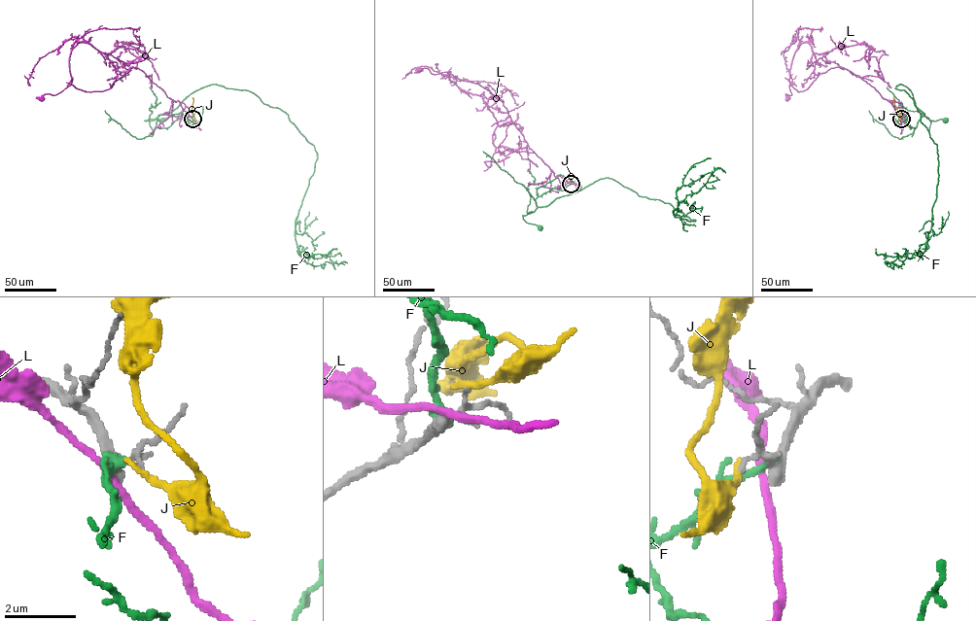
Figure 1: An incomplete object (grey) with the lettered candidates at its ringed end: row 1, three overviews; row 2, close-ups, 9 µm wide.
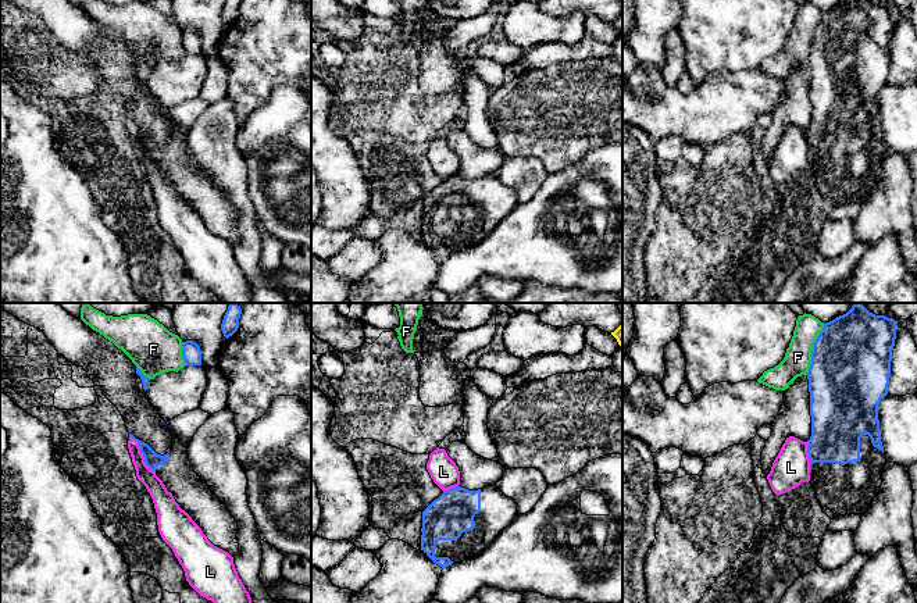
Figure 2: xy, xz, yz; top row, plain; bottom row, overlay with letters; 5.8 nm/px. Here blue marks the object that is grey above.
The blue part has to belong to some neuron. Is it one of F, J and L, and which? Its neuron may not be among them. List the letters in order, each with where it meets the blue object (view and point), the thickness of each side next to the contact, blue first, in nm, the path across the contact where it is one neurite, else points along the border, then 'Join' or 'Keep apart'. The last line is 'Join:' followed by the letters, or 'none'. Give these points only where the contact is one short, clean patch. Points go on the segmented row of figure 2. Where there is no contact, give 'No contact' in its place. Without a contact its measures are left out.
F: Touches blue at yz (813, 349). Thickness 460 nm (blue) against 160 nm. Keep apart
J: No contact. Keep apart
L: Touches blue at xy (141, 452). Thickness 90 nm (blue) against 100 nm. Boundary: xy (129, 436), (138, 442), (143, 461), (154, 471). Keep apart
Join: none

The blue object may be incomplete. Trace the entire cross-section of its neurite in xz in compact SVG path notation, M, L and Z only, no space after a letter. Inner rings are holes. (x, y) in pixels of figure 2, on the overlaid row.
M497 486L445 490L422 511L421 552L442 568L481 554L518 515L517 503Z

